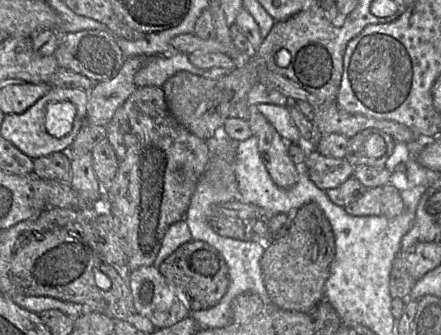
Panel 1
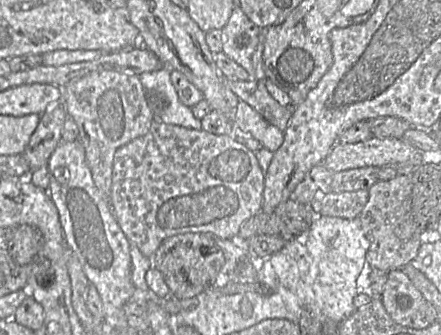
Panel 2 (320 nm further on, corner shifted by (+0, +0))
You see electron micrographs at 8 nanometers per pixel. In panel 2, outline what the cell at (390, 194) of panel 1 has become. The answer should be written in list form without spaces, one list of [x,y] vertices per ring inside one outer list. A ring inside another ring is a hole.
[[[368,190],[329,192],[308,203],[318,216],[353,219],[360,215],[369,200]]]

